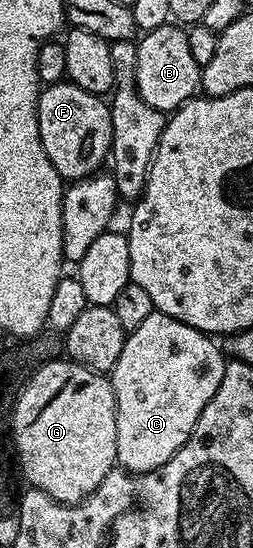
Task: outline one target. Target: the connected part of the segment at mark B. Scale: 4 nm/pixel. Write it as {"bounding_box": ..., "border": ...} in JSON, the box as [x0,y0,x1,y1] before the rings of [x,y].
{"bounding_box":[136,25,201,112],"border":[[[179,25],[154,28],[139,39],[136,91],[140,93],[142,100],[146,100],[146,104],[150,104],[150,108],[165,112],[177,110],[200,90],[201,69],[198,60],[194,60],[194,55],[190,53],[188,35]]]}

